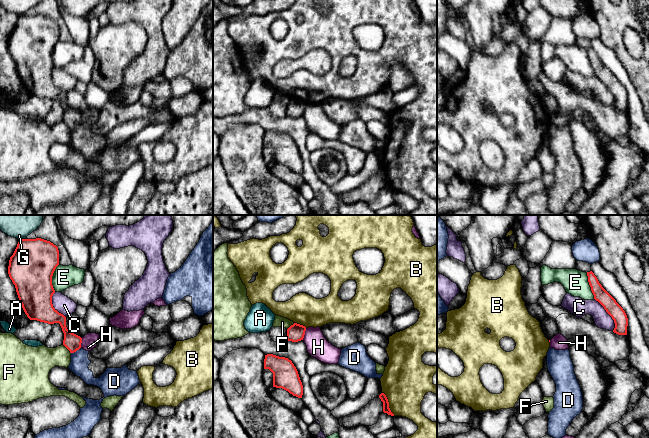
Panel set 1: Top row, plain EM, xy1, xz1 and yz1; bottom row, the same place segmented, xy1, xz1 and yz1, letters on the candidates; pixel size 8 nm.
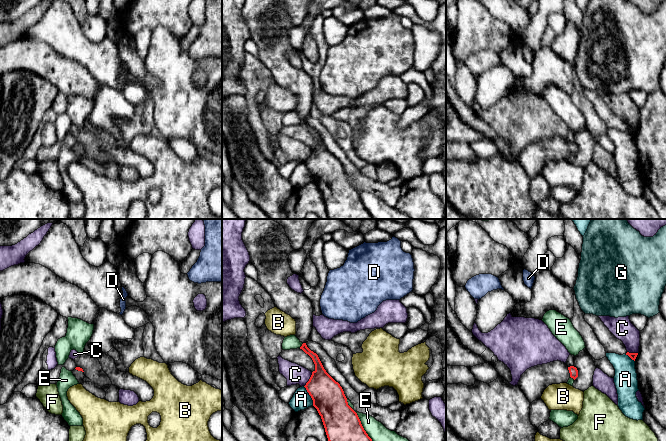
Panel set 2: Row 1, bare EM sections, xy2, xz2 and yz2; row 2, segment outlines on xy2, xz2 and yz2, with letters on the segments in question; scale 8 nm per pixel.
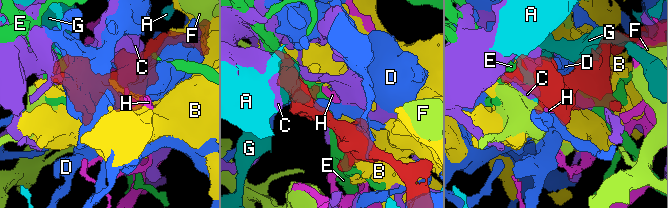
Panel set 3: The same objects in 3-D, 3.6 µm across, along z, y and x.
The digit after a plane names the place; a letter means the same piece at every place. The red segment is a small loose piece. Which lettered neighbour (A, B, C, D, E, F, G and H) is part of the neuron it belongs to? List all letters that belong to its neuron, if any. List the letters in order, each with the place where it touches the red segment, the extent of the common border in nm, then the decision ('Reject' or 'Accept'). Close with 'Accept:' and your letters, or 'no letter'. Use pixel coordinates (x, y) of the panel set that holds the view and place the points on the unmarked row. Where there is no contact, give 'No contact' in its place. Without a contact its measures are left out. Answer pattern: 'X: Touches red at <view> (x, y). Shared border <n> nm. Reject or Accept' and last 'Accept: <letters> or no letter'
A: Touches red at xz2 (310, 171). Shared border 180 nm. Reject
B: Touches red at xz1 (388, 180). Shared border 220 nm. Reject
C: Touches red at yz1 (608, 89). Shared border 300 nm. Reject
D: Touches red at xy1 (75, 127). Shared border 90 nm. Reject
E: Touches red at xz2 (360, 197). Shared border 420 nm. Reject
F: Touches red at xy1 (67, 124). Shared border 100 nm. Reject
G: Touches red at xy1 (22, 15). Shared border 60 nm. Reject
H: Touches red at xz1 (304, 110). Shared border 100 nm. Reject
Accept: no letter

